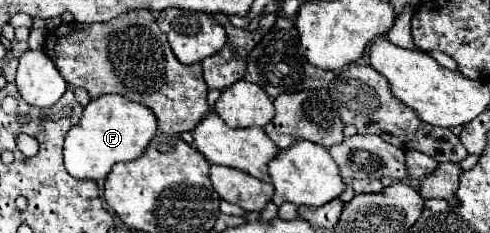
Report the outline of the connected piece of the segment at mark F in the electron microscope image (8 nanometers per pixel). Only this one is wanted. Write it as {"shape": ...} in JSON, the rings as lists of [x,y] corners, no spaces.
{"shape":[[[101,94],[85,106],[79,124],[75,124],[65,136],[65,168],[77,180],[107,178],[113,164],[139,158],[149,140],[155,136],[155,132],[157,118],[149,108],[139,102],[131,102],[121,94]]]}

